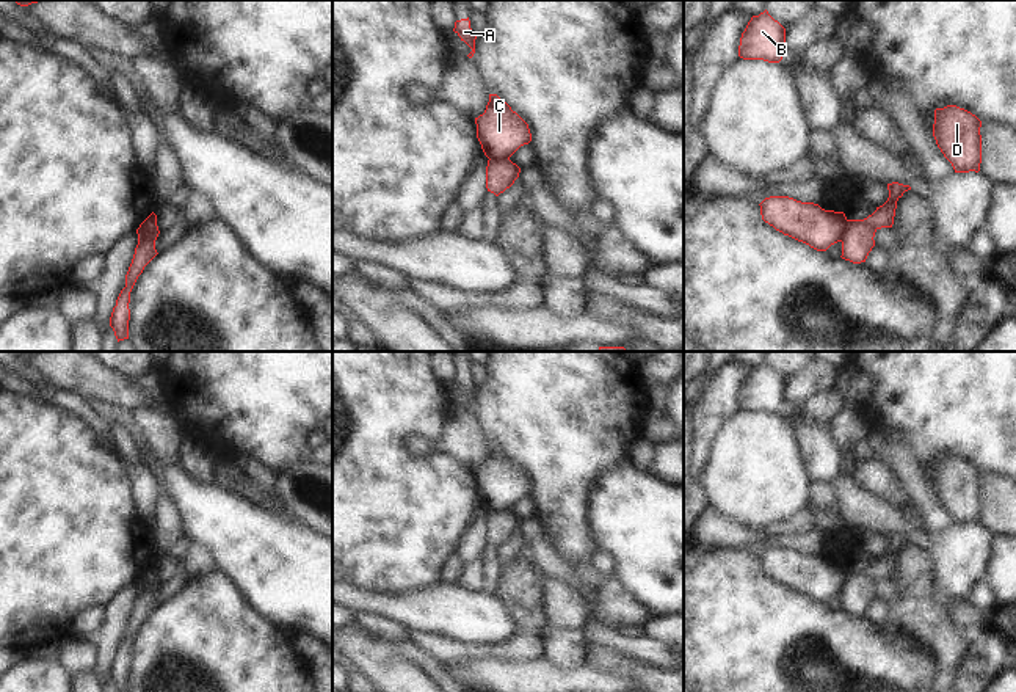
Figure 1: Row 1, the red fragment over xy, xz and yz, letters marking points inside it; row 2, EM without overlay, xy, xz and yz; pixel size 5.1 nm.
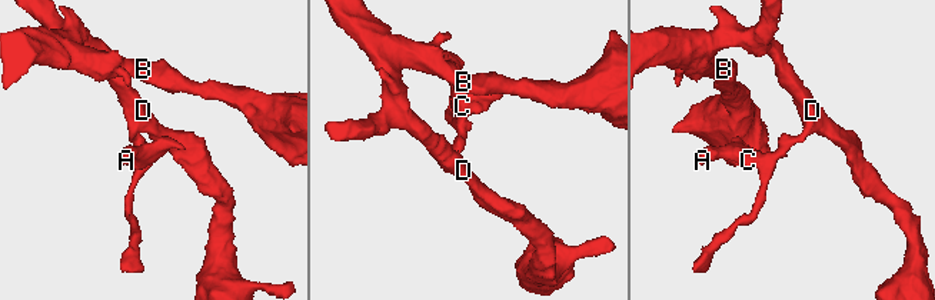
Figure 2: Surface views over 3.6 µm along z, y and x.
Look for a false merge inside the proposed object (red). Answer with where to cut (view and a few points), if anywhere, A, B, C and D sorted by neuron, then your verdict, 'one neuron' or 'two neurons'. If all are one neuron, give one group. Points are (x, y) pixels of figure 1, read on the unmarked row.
cut in yz along (847, 571), (839, 592); A C / B D; two neurons

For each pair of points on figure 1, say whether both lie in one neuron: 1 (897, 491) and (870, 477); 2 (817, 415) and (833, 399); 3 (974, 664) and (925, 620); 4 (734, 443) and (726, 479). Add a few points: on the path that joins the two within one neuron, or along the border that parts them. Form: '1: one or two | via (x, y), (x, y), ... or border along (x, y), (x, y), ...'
1: one | via (891, 490), (877, 477)
2: one | via (820, 411), (830, 402)
3: two | border along (969, 639), (969, 647), (957, 675)
4: one | via (734, 452), (734, 469)

